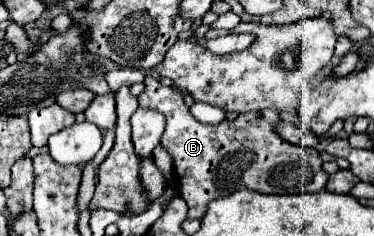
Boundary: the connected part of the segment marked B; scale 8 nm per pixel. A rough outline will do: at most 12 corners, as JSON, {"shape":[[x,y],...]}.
{"shape":[[150,74],[140,106],[166,116],[188,218],[242,188],[320,192],[318,150],[276,132],[280,112],[200,124]]}

